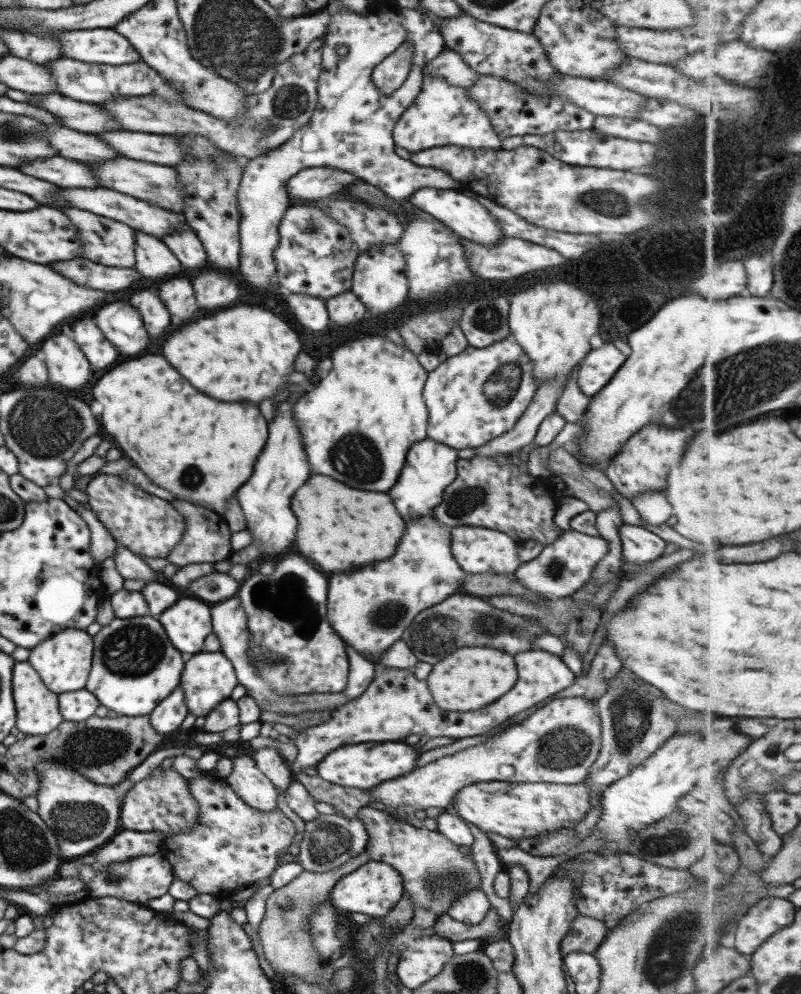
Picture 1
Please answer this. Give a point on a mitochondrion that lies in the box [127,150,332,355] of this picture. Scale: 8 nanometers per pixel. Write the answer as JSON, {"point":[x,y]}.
{"point":[307,229]}

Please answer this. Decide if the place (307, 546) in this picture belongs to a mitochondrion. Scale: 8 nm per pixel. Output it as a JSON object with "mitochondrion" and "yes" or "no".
{"mitochondrion":"no"}

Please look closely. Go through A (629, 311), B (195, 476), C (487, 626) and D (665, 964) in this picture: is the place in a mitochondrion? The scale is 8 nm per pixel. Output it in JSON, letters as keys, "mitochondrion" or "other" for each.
{"A":"other","B":"mitochondrion","C":"mitochondrion","D":"mitochondrion"}

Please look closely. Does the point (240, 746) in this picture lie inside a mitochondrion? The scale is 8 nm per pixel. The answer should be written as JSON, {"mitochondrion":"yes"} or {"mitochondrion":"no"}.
{"mitochondrion":"no"}

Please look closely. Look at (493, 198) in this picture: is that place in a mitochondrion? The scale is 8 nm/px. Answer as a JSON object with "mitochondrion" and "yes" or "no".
{"mitochondrion":"no"}

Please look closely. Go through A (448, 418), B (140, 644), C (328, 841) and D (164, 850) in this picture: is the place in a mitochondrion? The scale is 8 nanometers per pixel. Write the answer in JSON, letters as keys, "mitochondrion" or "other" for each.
{"A":"other","B":"mitochondrion","C":"mitochondrion","D":"other"}

